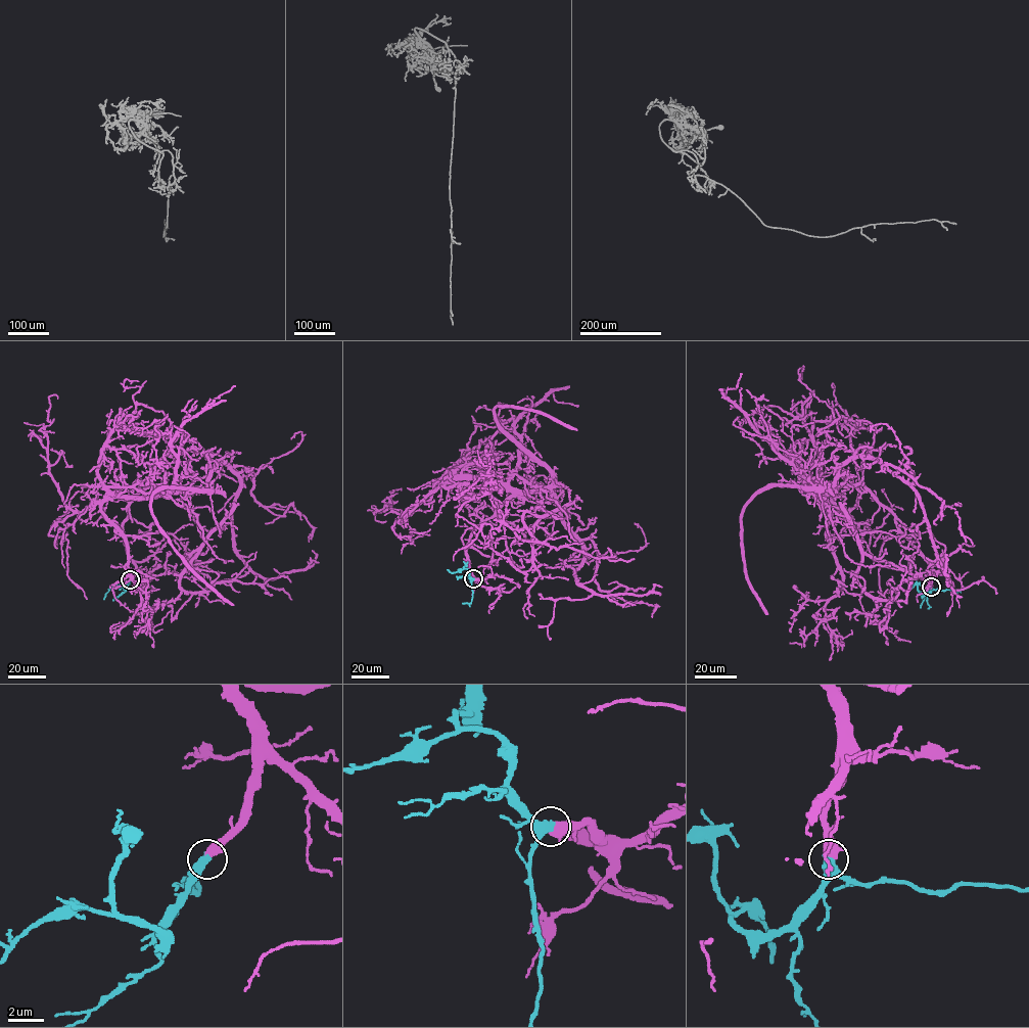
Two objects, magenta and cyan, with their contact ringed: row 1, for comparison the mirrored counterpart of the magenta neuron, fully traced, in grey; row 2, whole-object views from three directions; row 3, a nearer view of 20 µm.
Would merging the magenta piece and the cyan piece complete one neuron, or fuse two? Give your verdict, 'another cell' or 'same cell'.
same cell

